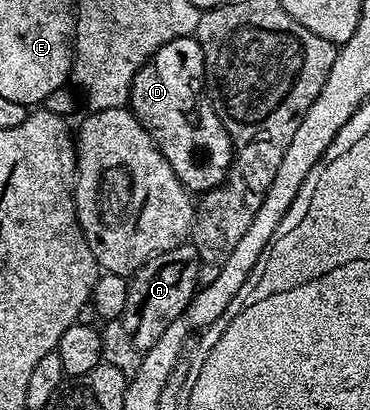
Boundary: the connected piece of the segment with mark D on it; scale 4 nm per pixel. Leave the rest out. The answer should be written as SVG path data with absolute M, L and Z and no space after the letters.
M196 37L176 38L163 44L163 48L156 50L152 59L142 66L133 78L133 87L129 93L129 106L134 116L153 137L153 143L161 149L167 164L171 164L175 176L190 192L214 190L229 175L229 166L233 163L233 141L217 115L216 105L212 101L209 103L205 95L205 82L207 86L205 57Z

